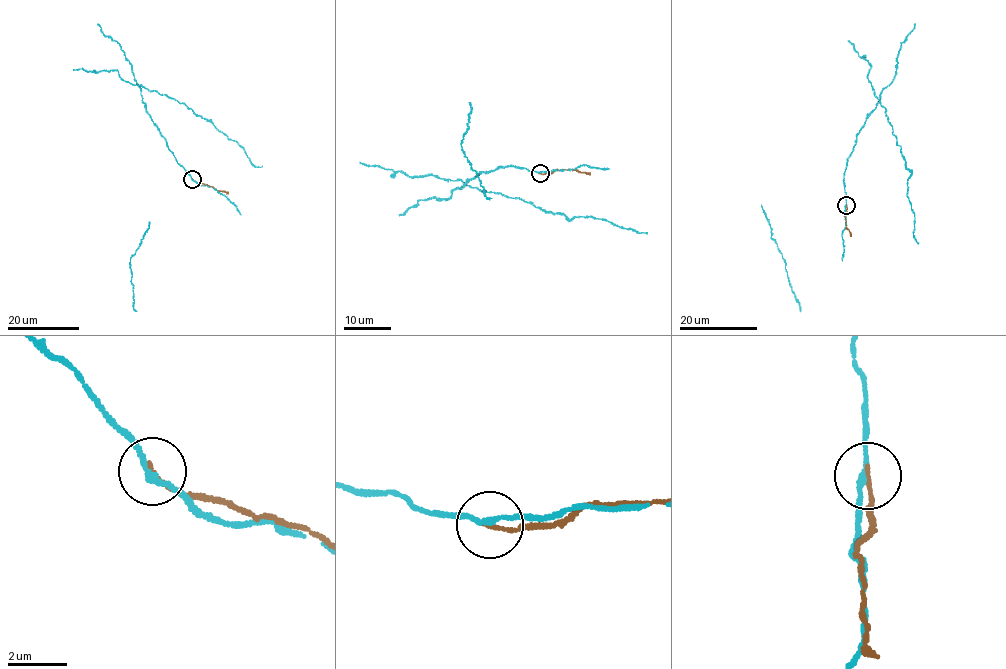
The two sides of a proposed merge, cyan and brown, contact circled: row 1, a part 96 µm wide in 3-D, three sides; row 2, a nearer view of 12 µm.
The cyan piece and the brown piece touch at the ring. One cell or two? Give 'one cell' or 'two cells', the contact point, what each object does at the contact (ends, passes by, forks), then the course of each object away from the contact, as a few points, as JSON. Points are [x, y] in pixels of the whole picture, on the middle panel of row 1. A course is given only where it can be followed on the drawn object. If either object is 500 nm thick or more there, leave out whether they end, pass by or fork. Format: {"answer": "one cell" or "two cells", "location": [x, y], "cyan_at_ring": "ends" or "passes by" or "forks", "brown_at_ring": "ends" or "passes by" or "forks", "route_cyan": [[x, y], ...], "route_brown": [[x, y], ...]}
{"answer": "two cells", "location": [540, 173], "cyan_at_ring": "passes by", "brown_at_ring": "ends", "route_cyan": [[539, 172], [501, 166], [483, 172], [461, 188], [467, 185], [519, 198], [569, 220], [592, 216], [647, 233]], "route_brown": [[539, 173], [569, 169], [590, 174]]}

